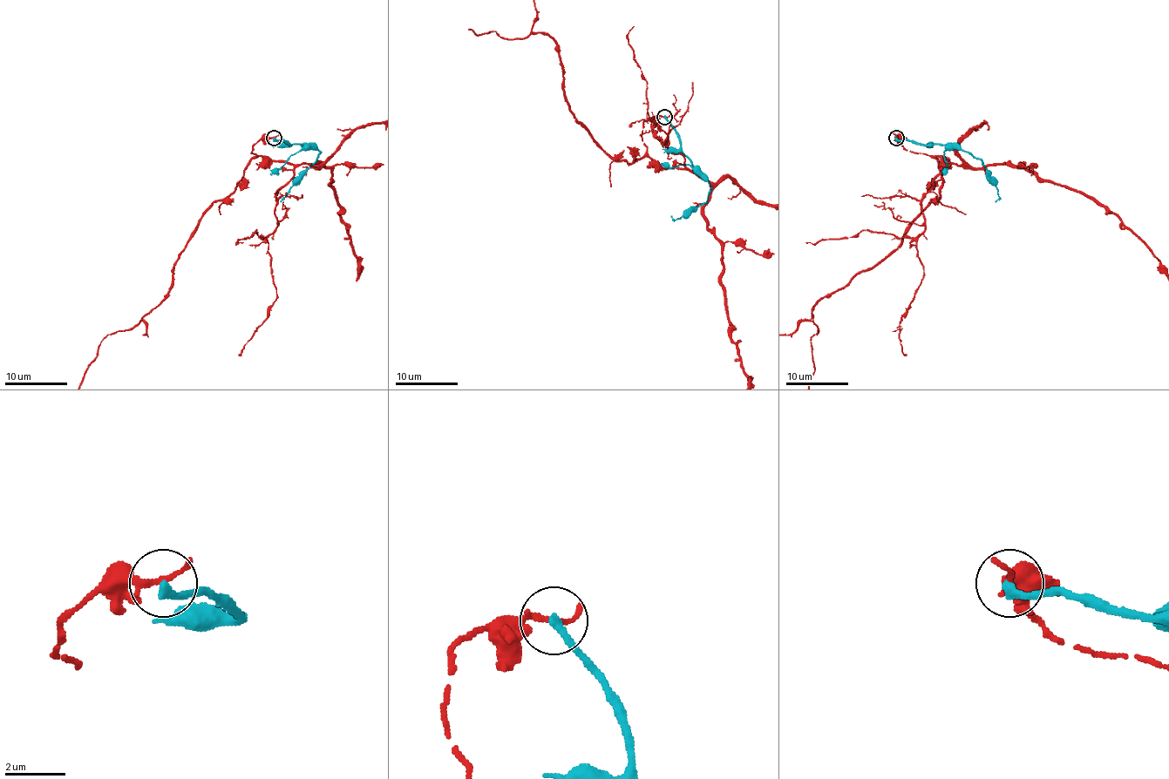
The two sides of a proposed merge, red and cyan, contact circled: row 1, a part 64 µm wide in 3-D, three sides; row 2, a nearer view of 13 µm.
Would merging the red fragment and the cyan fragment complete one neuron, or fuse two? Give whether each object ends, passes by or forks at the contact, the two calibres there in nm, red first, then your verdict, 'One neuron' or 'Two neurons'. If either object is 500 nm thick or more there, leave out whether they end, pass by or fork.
At the ring red passes by. At the ring cyan ends. Thickness 160 nm (red) against 300 nm. Two neurons

